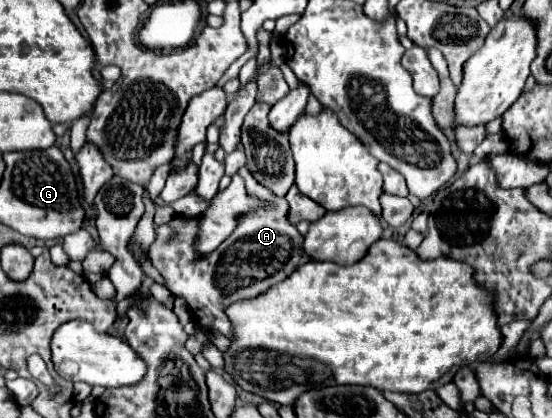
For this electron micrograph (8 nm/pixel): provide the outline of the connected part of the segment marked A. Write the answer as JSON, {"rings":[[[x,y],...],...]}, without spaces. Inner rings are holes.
{"rings":[[[241,167],[237,171],[245,179],[245,187],[249,189],[251,197],[263,199],[273,203],[273,209],[253,209],[255,213],[245,213],[245,217],[239,217],[237,229],[203,261],[195,261],[193,253],[193,241],[197,235],[197,219],[181,221],[173,219],[167,225],[157,227],[157,241],[149,249],[149,257],[164,278],[171,293],[181,295],[199,329],[205,333],[219,331],[229,341],[233,339],[233,325],[229,317],[225,315],[227,305],[241,301],[241,299],[253,299],[273,285],[285,281],[297,267],[305,265],[309,257],[303,253],[303,237],[299,231],[287,221],[287,201],[281,197],[275,197],[265,187],[261,187],[247,167]],[[177,233],[175,239],[171,235]]]}

